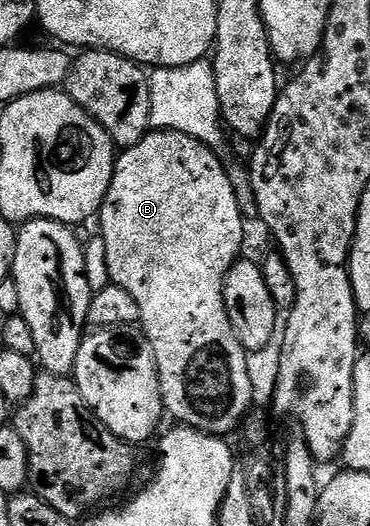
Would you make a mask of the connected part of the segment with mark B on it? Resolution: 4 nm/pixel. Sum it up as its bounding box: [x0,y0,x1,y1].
[99,129,253,436]

